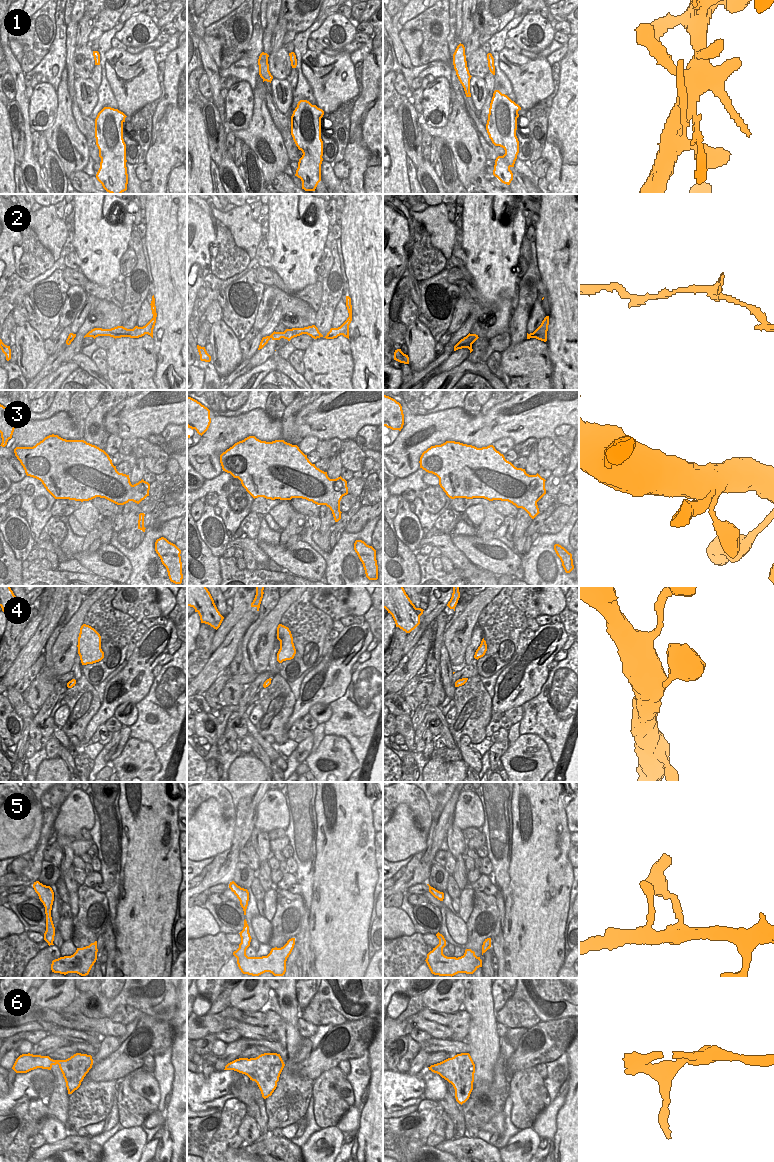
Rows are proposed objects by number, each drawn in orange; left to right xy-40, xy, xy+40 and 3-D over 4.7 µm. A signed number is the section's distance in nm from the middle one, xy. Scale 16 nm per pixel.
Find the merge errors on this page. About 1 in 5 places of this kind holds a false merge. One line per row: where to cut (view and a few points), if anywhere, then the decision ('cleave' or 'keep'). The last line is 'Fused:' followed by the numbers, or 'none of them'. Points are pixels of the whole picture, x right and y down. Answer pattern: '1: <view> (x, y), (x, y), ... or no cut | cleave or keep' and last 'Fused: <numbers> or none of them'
1: no cut | keep
2: no cut | keep
3: no cut | keep
4: no cut | keep
5: no cut | keep
6: no cut | keep
Fused: none of them

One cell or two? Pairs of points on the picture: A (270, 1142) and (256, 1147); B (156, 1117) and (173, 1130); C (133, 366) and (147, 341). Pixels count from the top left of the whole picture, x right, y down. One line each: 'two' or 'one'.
A: one
B: two
C: one

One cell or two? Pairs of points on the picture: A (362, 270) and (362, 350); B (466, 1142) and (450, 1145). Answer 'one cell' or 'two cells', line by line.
A: one cell
B: one cell

